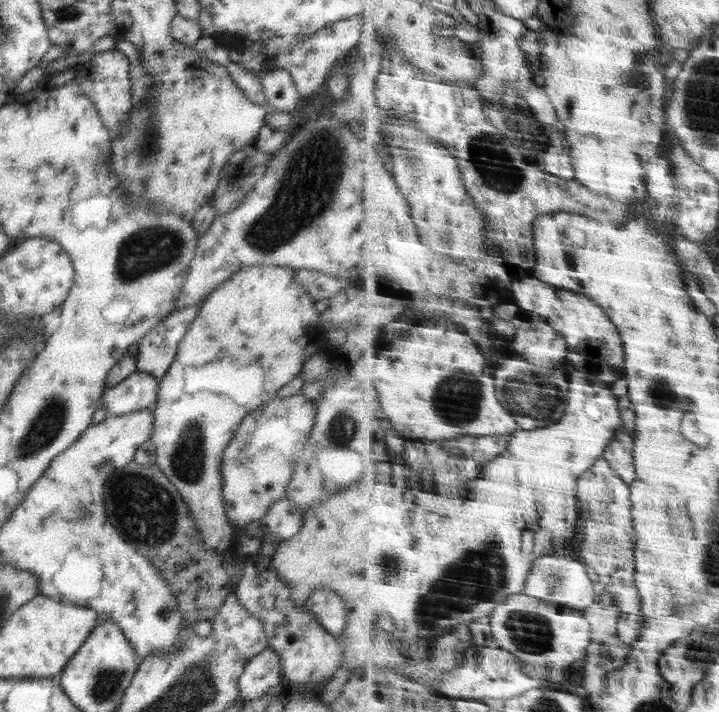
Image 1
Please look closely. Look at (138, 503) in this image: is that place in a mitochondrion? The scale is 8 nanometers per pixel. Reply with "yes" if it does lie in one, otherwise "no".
yes

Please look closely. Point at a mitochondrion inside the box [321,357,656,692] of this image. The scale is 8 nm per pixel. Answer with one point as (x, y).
(479, 574)

